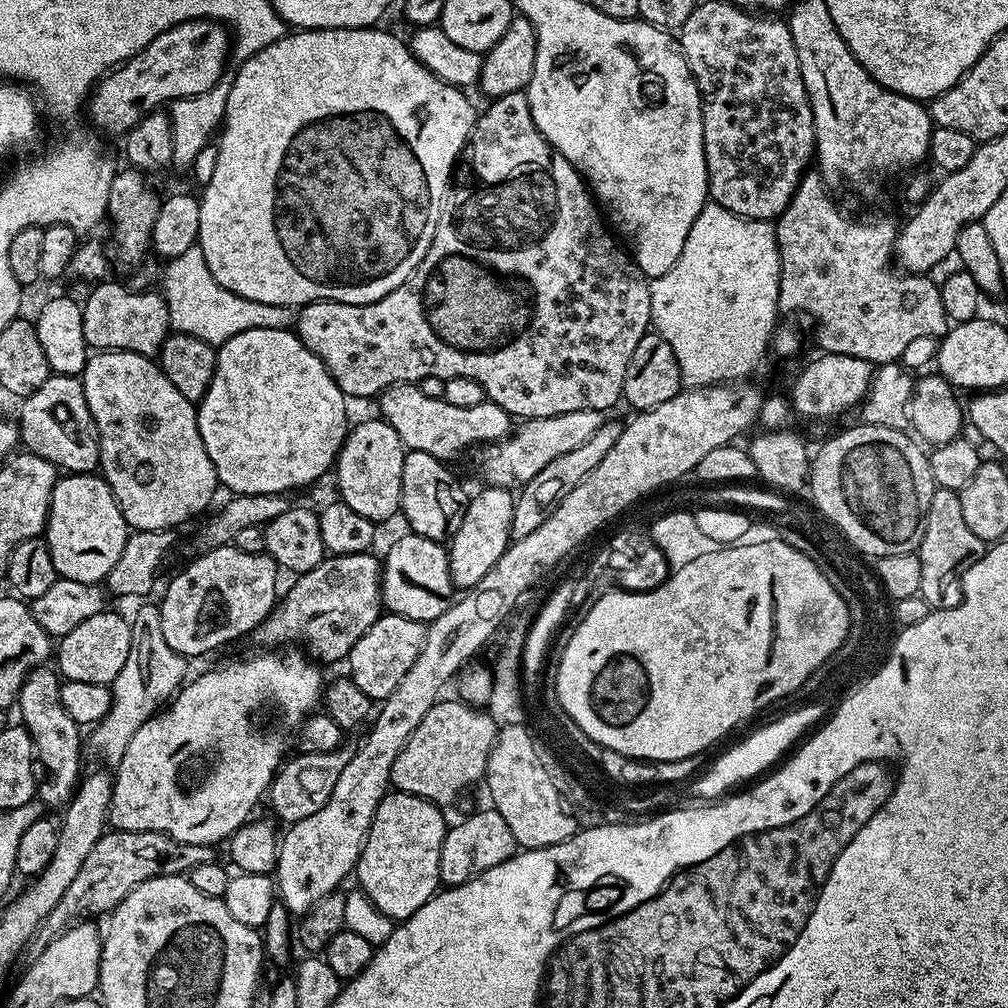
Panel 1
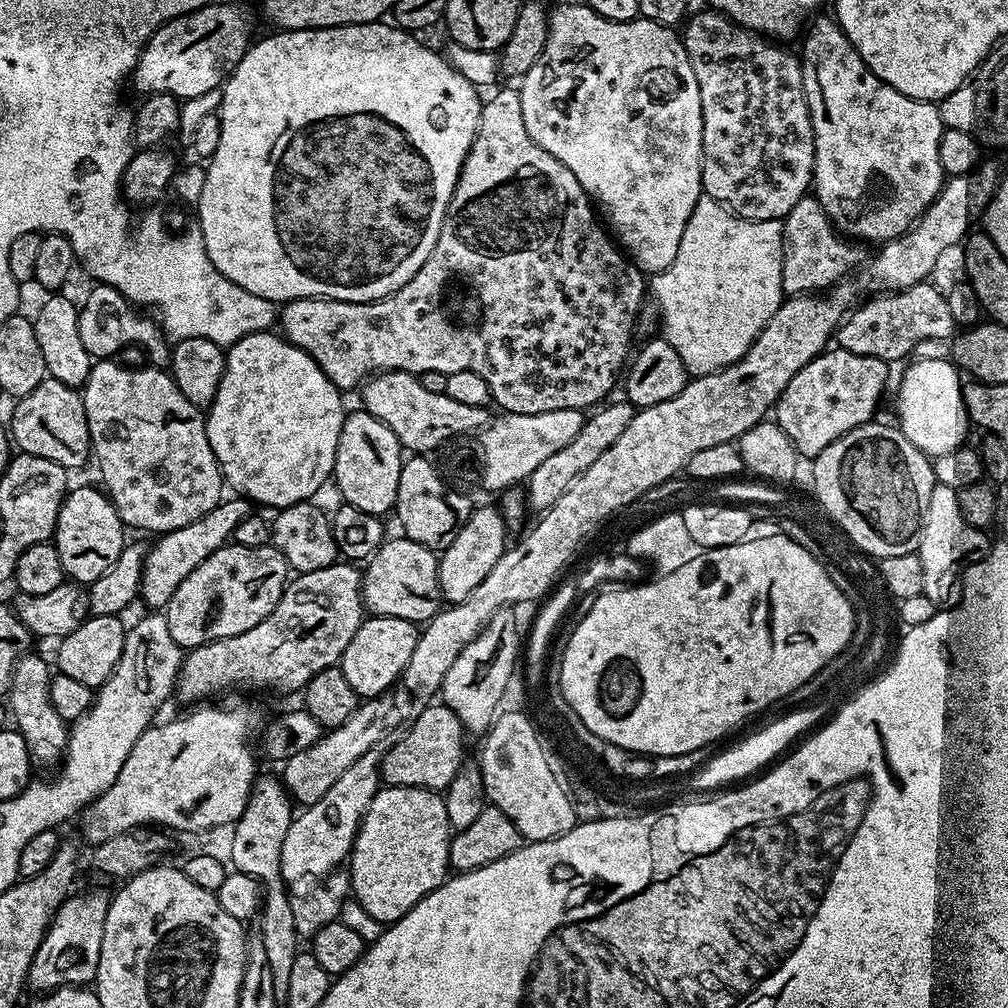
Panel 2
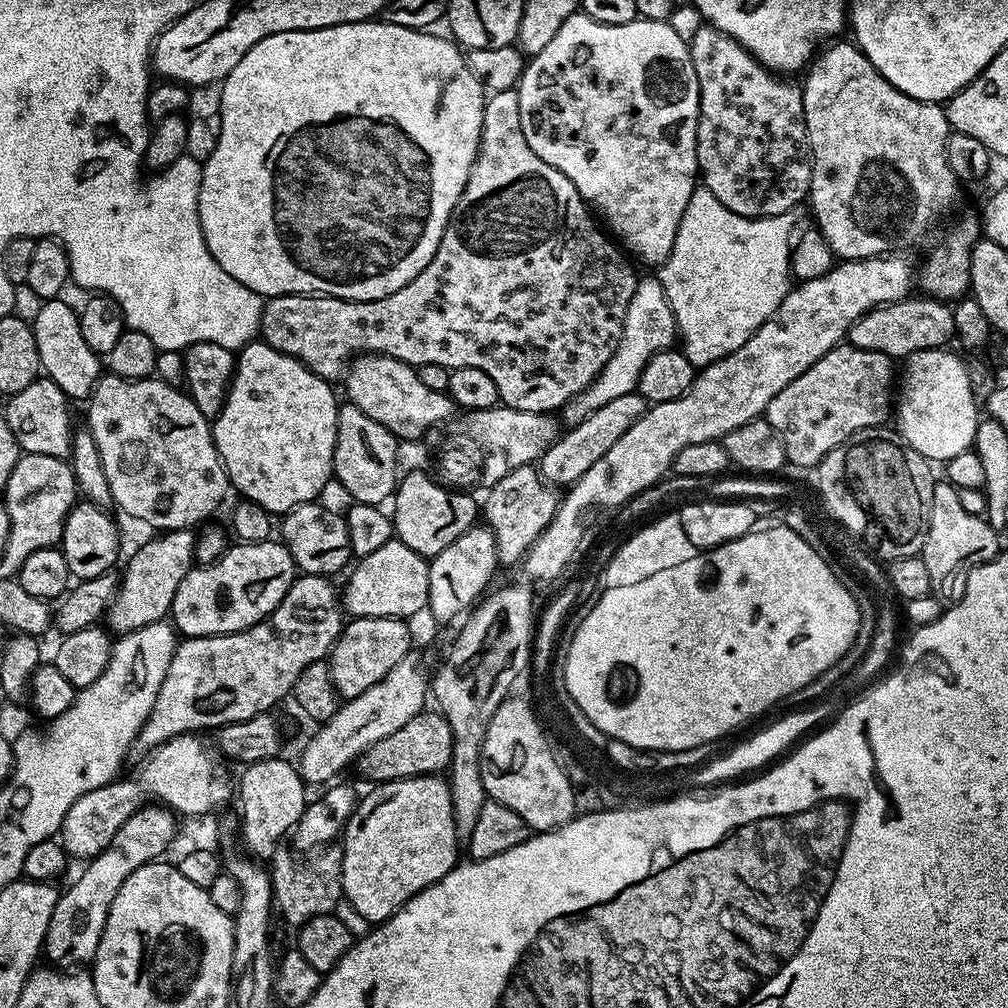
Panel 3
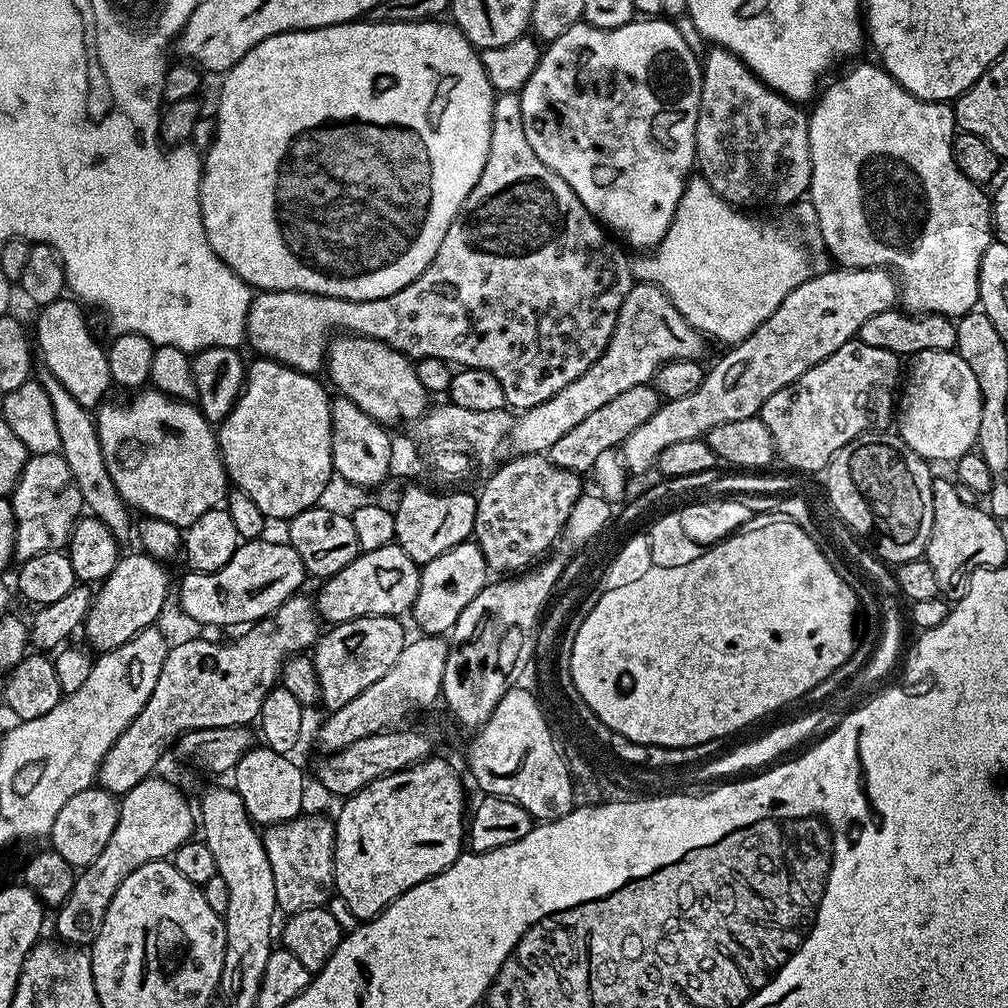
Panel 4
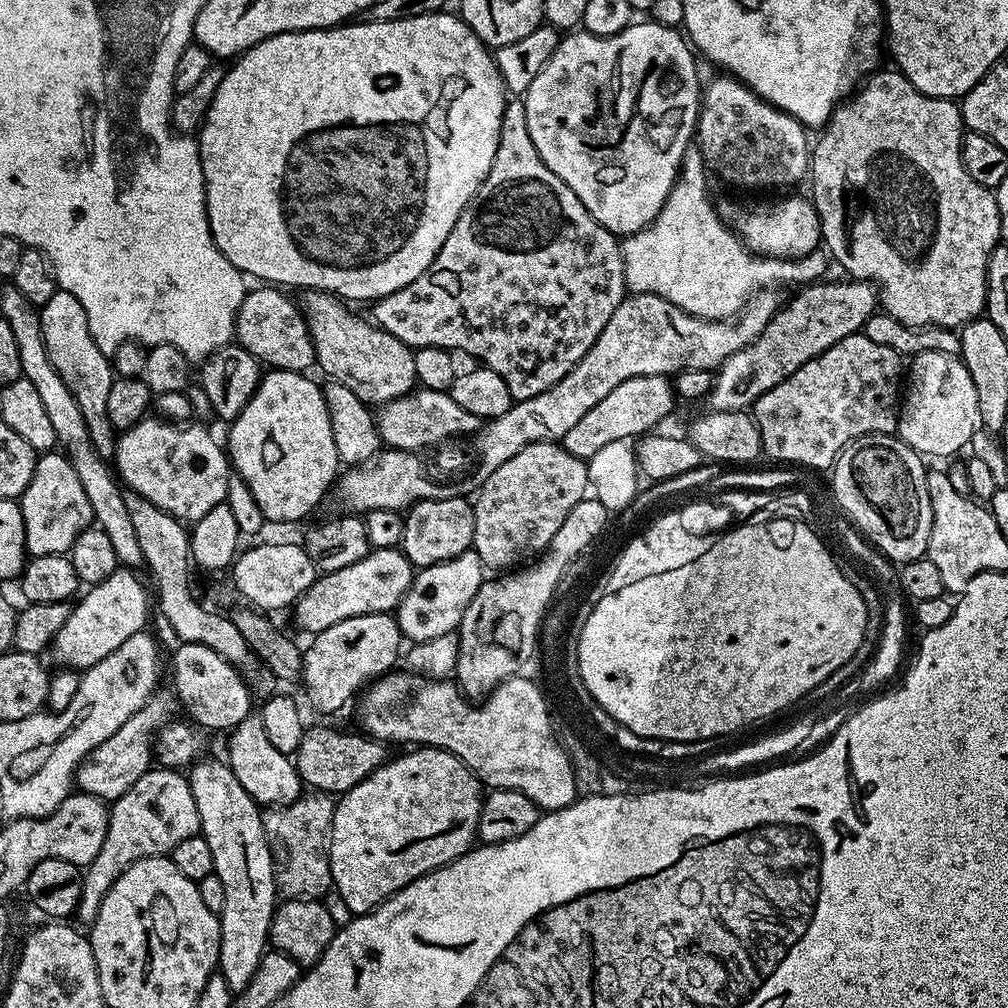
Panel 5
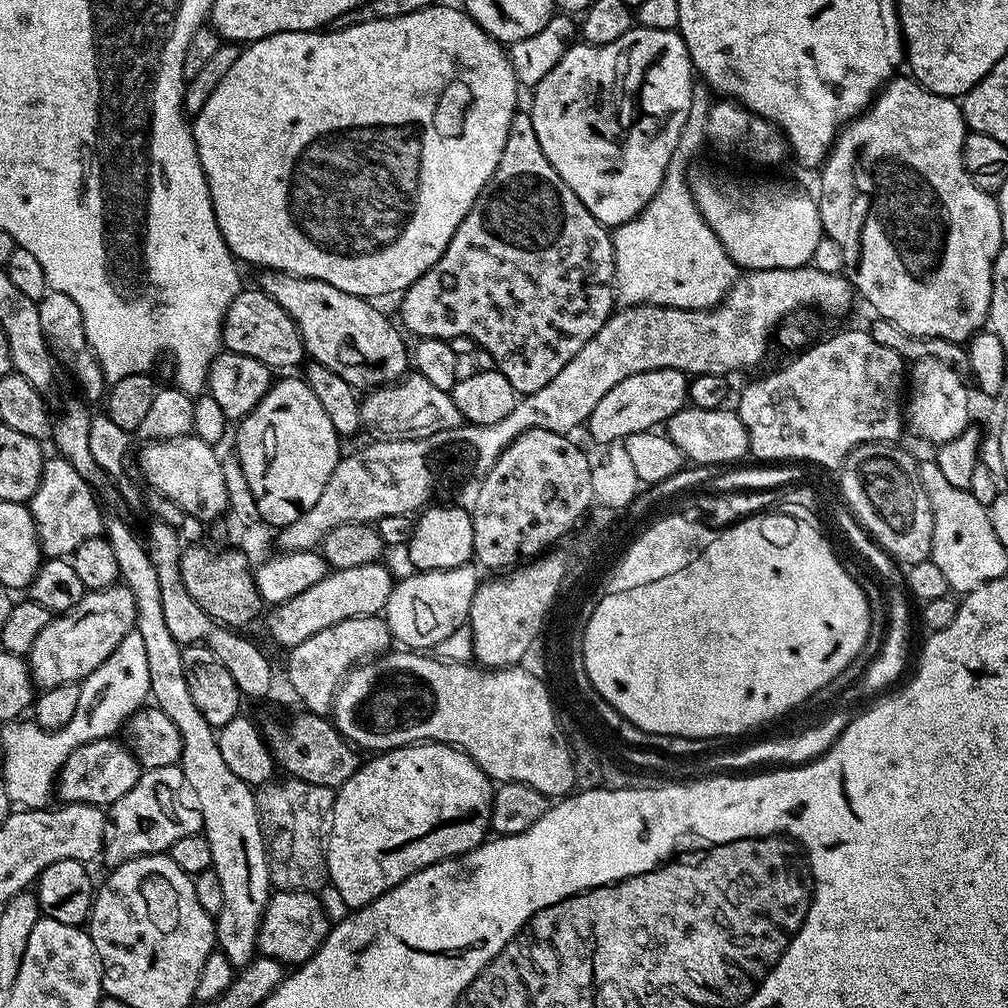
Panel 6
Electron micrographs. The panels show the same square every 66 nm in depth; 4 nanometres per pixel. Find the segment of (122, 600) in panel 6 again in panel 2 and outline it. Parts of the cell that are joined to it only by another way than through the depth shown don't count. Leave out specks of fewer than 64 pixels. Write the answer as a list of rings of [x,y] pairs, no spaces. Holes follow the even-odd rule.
[[[221,499],[220,504],[214,506],[210,514],[198,518],[198,522],[190,522],[190,526],[182,526],[173,532],[163,533],[157,539],[160,541],[153,548],[147,549],[144,558],[144,573],[140,579],[139,599],[145,600],[152,607],[149,609],[167,609],[170,598],[174,598],[174,590],[182,586],[186,574],[190,574],[190,570],[198,570],[198,566],[202,566],[202,562],[206,562],[210,554],[214,554],[229,543],[232,540],[232,531],[238,526],[238,522],[242,522],[242,518],[253,515],[253,505],[247,499],[228,499]]]

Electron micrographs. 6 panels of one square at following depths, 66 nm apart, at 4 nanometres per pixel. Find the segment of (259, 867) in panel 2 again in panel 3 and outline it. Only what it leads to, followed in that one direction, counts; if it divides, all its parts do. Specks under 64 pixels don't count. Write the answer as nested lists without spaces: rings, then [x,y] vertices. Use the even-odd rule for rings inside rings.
[[[286,758],[259,760],[242,771],[236,782],[236,796],[238,800],[240,798],[242,810],[240,830],[246,848],[244,850],[255,859],[268,860],[283,841],[282,836],[293,831],[301,820],[308,805],[308,790],[299,769]]]

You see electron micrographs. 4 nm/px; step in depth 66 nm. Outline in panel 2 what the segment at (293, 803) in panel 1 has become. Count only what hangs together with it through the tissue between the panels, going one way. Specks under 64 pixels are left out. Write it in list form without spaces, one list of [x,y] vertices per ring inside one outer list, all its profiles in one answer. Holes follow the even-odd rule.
[[[368,698],[356,707],[354,714],[342,722],[342,726],[327,729],[321,735],[314,746],[306,746],[299,754],[294,754],[289,760],[283,761],[282,781],[291,799],[297,805],[307,806],[318,802],[338,777],[350,770],[366,750],[370,750],[375,744],[381,743],[388,732],[388,723],[392,720],[392,704],[388,698]]]

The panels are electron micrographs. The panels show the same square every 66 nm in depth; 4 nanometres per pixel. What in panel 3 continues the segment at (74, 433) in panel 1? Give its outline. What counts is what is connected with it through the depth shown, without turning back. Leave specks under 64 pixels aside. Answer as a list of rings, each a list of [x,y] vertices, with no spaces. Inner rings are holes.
[[[37,378],[26,386],[26,390],[18,390],[18,394],[7,397],[8,405],[2,408],[2,415],[14,430],[14,438],[18,442],[21,453],[50,454],[59,460],[68,460],[72,454],[72,408],[70,399],[58,385],[49,378]]]

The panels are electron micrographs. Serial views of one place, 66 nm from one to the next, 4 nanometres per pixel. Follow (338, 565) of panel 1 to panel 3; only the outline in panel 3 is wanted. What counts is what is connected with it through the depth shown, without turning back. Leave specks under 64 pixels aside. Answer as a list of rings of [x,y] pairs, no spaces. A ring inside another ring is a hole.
[[[297,575],[280,605],[265,620],[250,626],[245,632],[181,639],[174,650],[174,658],[170,658],[170,670],[166,670],[166,678],[162,678],[162,690],[158,690],[154,710],[150,710],[132,744],[131,755],[144,758],[175,736],[196,734],[201,731],[199,728],[215,730],[224,724],[242,722],[263,712],[272,712],[275,704],[291,693],[298,674],[302,674],[306,666],[325,659],[331,653],[340,631],[344,629],[346,616],[341,611],[342,596],[332,583],[326,576]]]

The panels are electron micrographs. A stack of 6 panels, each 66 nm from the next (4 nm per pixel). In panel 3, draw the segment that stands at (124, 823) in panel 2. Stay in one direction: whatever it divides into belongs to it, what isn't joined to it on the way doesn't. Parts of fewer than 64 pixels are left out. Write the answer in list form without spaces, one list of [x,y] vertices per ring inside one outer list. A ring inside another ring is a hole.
[[[196,734],[175,736],[167,740],[143,761],[136,780],[117,778],[98,790],[90,790],[70,806],[62,822],[58,839],[69,857],[87,862],[106,850],[115,841],[120,827],[131,815],[143,808],[147,796],[159,802],[181,817],[215,813],[228,799],[234,796],[234,776],[228,773],[229,765],[211,747],[200,741]],[[212,752],[213,753],[212,753]],[[228,767],[228,768],[227,768]]]

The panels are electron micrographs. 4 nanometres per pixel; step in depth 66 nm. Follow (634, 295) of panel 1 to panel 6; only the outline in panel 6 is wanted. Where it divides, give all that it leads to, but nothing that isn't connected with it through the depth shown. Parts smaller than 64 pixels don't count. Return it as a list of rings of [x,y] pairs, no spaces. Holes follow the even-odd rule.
[[[517,110],[510,122],[510,132],[506,134],[506,146],[502,146],[502,158],[498,162],[494,174],[488,180],[488,185],[478,194],[474,206],[470,206],[466,218],[462,218],[462,222],[456,228],[454,238],[450,238],[442,258],[438,258],[438,262],[434,262],[431,270],[419,276],[399,297],[399,300],[401,299],[401,321],[399,320],[399,323],[405,333],[413,332],[413,337],[416,338],[438,338],[456,342],[459,336],[465,336],[466,339],[481,344],[488,351],[489,358],[496,363],[493,364],[495,371],[502,373],[509,380],[510,386],[514,386],[517,394],[527,394],[534,390],[542,390],[542,386],[546,386],[546,382],[550,382],[550,378],[555,378],[558,370],[562,370],[562,366],[566,366],[566,362],[570,362],[570,358],[574,358],[574,354],[578,354],[578,350],[582,350],[582,346],[586,346],[586,342],[590,342],[590,338],[594,338],[594,334],[598,334],[598,330],[602,330],[602,326],[612,315],[614,305],[617,303],[615,282],[614,246],[609,229],[605,225],[599,224],[594,218],[594,214],[590,214],[590,210],[586,210],[586,206],[582,206],[578,194],[574,194],[574,190],[570,190],[570,186],[566,186],[566,182],[562,182],[558,170],[554,170],[554,166],[550,166],[546,154],[542,154],[538,134],[534,134],[531,111]],[[256,286],[245,287],[232,299],[224,315],[220,338],[227,351],[258,358],[258,362],[273,370],[299,369],[306,360],[304,343],[294,318],[290,318],[290,314],[286,314],[286,310],[282,310],[282,306],[274,302],[274,298],[270,298]]]

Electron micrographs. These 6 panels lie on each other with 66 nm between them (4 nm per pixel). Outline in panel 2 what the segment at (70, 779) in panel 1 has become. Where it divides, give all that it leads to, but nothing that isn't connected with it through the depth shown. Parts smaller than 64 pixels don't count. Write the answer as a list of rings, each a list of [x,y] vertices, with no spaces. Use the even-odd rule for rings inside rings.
[[[29,650],[17,660],[6,693],[6,707],[14,721],[15,731],[22,734],[33,765],[55,769],[68,751],[69,721],[64,720],[52,702],[52,677],[48,664],[35,650]]]

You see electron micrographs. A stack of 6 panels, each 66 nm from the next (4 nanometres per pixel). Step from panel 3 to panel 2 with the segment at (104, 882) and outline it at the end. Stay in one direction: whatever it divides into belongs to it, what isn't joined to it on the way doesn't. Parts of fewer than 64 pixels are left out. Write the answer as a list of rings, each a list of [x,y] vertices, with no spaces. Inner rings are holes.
[[[88,892],[85,896],[76,896],[77,894],[69,895],[68,899],[60,905],[60,909],[54,914],[52,925],[48,927],[45,932],[42,942],[38,946],[38,950],[34,954],[34,958],[30,962],[30,970],[28,971],[29,989],[33,988],[33,993],[43,994],[46,992],[53,992],[55,988],[71,988],[73,986],[88,986],[96,979],[96,971],[98,970],[98,954],[102,954],[102,930],[106,930],[106,910],[108,909],[108,901],[110,899],[109,893],[104,892]]]

